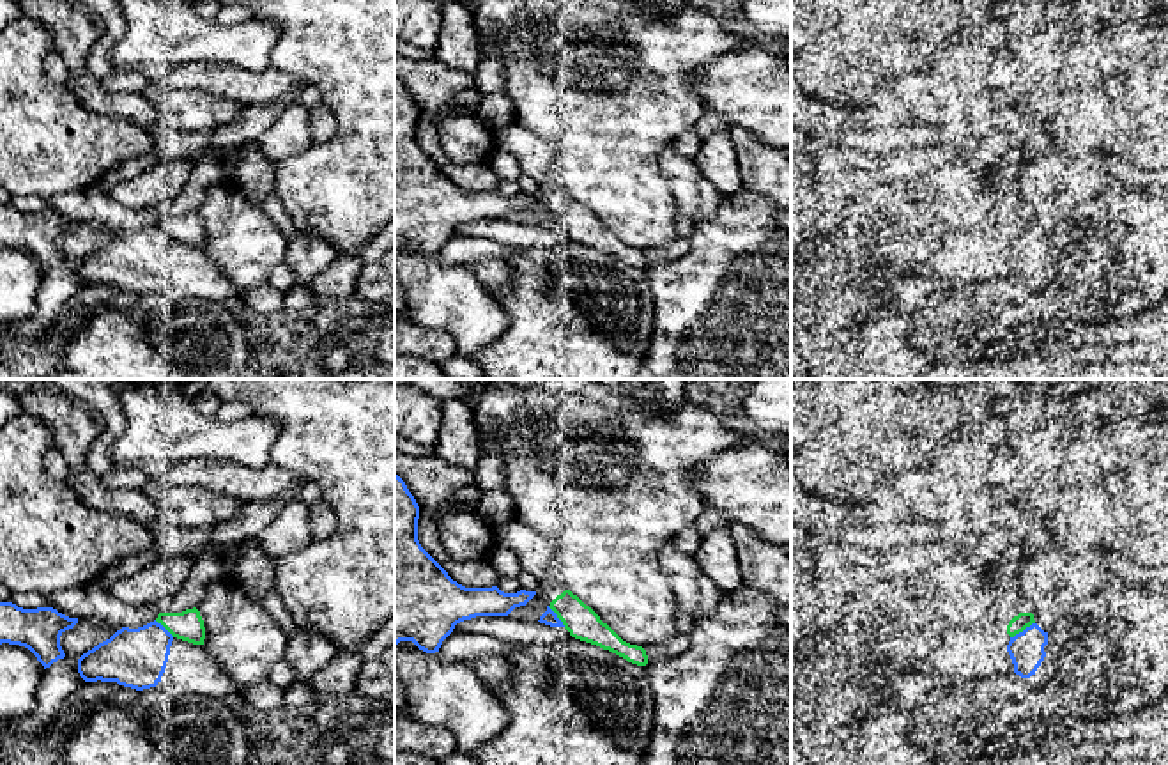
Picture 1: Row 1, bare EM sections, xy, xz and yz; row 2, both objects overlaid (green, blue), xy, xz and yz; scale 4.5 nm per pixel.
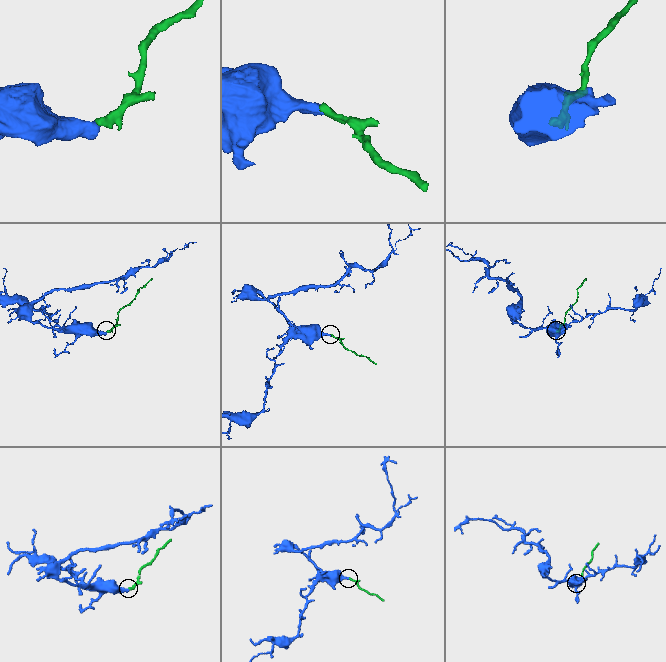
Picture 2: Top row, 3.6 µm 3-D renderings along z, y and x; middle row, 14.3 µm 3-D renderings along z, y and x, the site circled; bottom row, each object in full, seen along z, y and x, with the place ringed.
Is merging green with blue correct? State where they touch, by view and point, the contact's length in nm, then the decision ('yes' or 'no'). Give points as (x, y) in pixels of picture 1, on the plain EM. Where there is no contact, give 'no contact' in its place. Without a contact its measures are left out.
yz (1022, 234) | 130 nm | no

